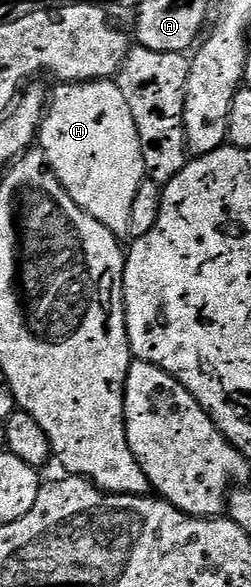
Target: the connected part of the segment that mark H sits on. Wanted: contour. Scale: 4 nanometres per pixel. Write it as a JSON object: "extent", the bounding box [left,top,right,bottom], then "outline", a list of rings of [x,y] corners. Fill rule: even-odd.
{"extent":[39,79,147,238],"outline":[[[112,79],[83,80],[80,82],[61,82],[51,92],[47,104],[45,119],[41,122],[39,148],[45,153],[49,168],[59,178],[67,194],[95,222],[103,222],[118,238],[124,237],[131,222],[131,205],[135,203],[135,194],[147,178],[143,150],[140,148],[139,131],[131,116],[130,107],[123,98],[122,91]]]}

